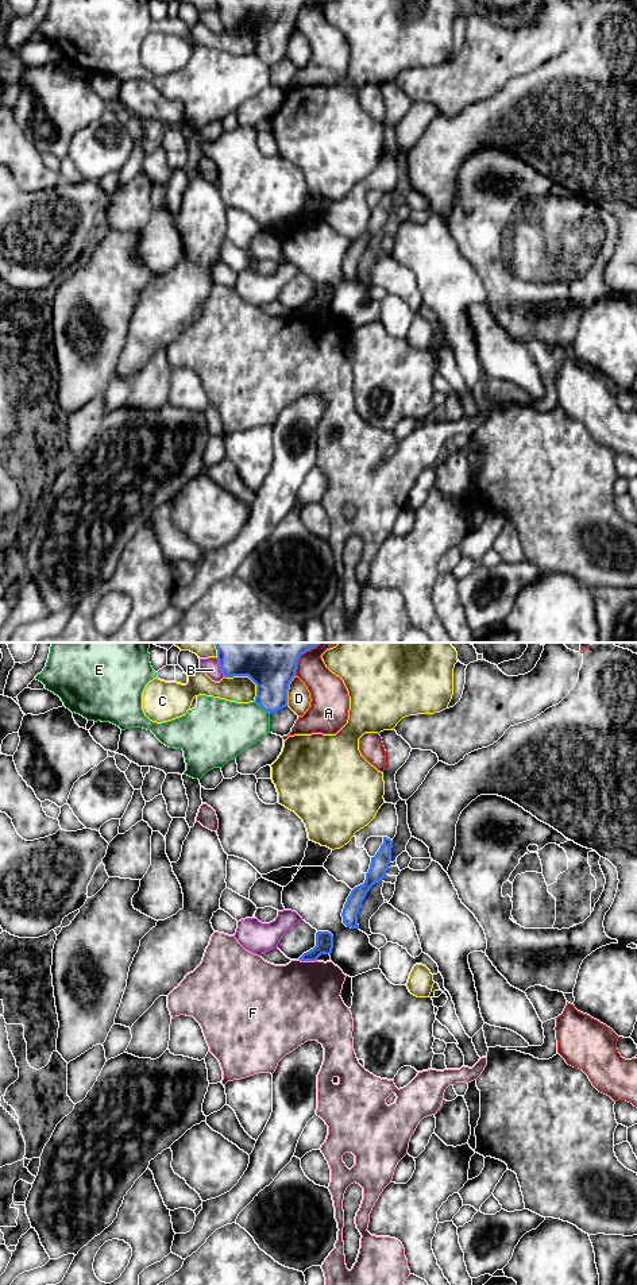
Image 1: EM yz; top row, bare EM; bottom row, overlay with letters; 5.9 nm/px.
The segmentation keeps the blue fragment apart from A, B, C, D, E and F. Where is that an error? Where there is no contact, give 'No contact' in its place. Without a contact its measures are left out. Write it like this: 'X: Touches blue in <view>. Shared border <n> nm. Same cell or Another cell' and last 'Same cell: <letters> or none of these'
A: Touches blue in yz. Shared border 260 nm. Another cell
B: Touches blue in yz. Shared border 120 nm. Another cell
C: Touches blue in yz. Shared border 240 nm. Another cell
D: Touches blue in yz. Shared border 190 nm. Another cell
E: Touches blue in yz. Shared border 130 nm. Another cell
F: Touches blue in yz. Shared border 110 nm. Another cell
Same cell: none of these

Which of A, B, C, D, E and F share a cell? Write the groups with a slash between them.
A / B / C / D / E / F

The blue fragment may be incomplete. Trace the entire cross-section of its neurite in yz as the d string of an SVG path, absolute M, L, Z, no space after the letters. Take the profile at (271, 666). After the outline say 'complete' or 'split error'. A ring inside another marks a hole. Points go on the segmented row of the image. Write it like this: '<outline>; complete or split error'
M215 642L224 676L248 676L256 684L254 702L269 714L287 706L287 690L298 659L318 644Z; complete

